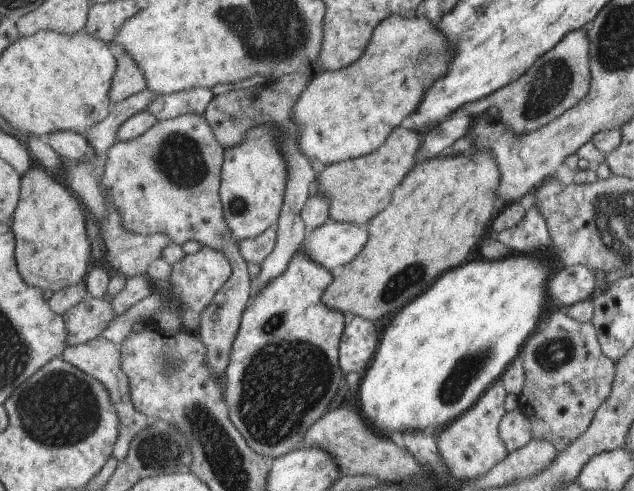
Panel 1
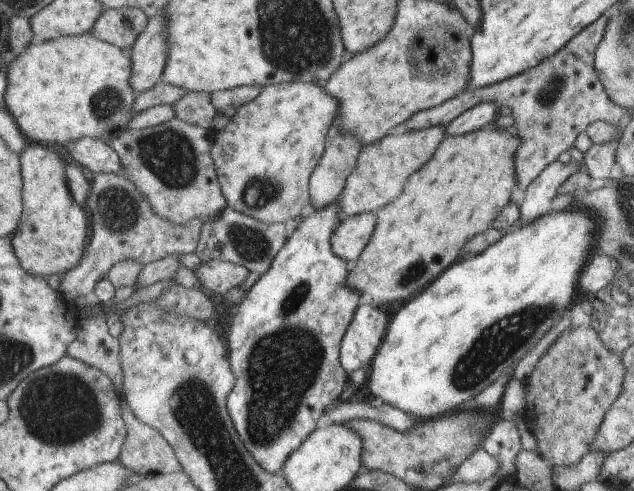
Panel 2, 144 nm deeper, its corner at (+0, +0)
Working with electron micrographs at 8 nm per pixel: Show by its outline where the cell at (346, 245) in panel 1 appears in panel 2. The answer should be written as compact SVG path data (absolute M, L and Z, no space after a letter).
M365 214L365 216L355 216L355 218L343 216L339 228L335 230L331 238L333 252L339 258L347 260L351 266L357 264L375 236L377 218L379 218L377 214Z

